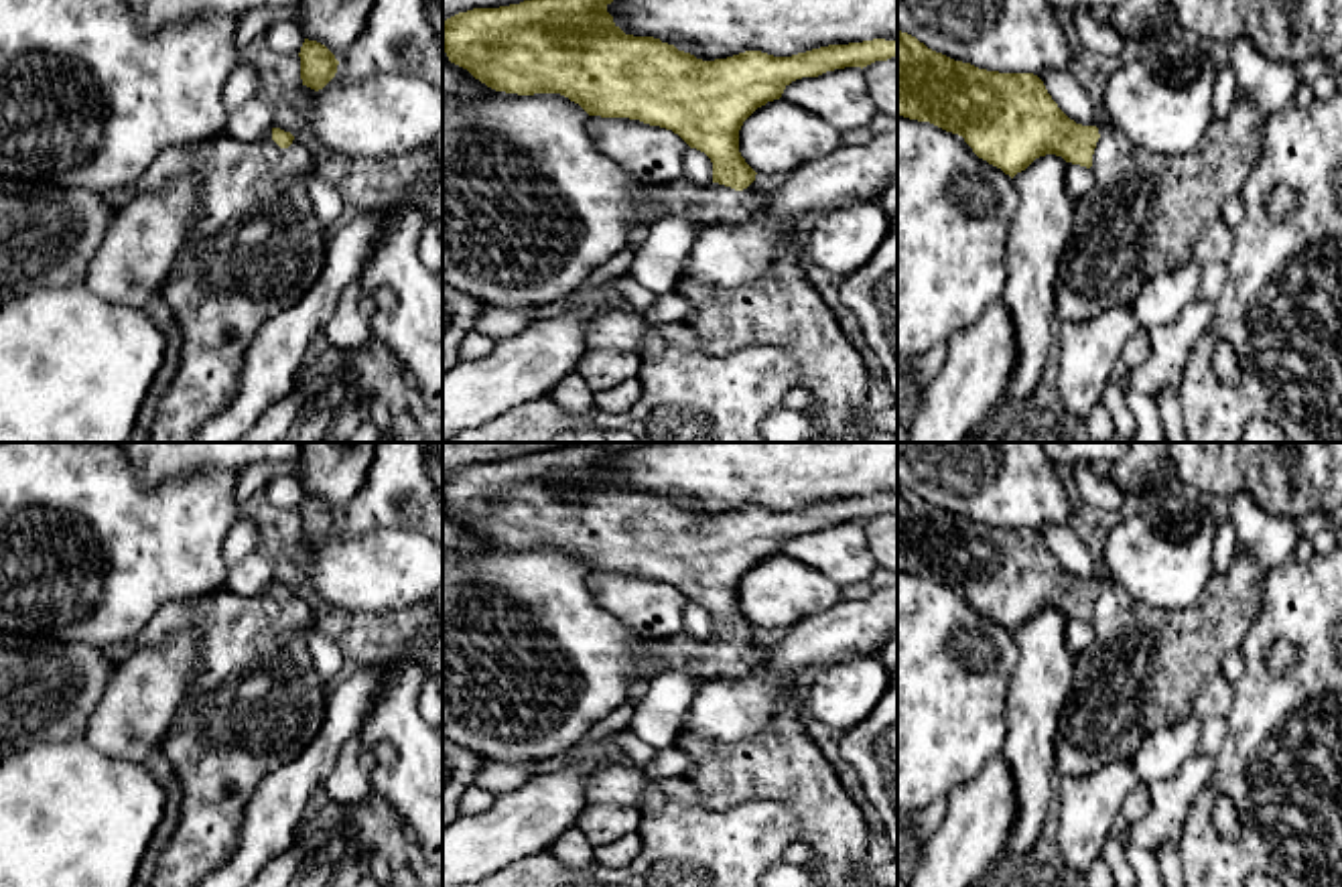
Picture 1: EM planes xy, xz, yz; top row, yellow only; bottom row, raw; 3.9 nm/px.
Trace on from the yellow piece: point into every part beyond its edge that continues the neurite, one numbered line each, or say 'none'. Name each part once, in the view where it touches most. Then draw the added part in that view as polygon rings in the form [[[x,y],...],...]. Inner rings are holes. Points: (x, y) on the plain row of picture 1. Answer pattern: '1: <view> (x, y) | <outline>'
1: xz (709, 658) | [[[682,631],[658,639],[652,650],[660,662],[658,674],[688,672],[696,688],[711,678],[743,678],[757,672],[765,658],[765,647],[755,637],[735,645],[719,637],[692,639]]]

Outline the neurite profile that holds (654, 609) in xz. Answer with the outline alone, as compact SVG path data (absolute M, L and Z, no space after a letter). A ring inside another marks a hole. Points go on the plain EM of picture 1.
M589 572L589 591L613 617L650 639L682 631L688 599L672 585L629 572Z

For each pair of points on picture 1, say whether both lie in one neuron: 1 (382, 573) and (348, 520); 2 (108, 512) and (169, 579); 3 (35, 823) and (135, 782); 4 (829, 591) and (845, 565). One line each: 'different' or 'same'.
1: different
2: same
3: same
4: different

